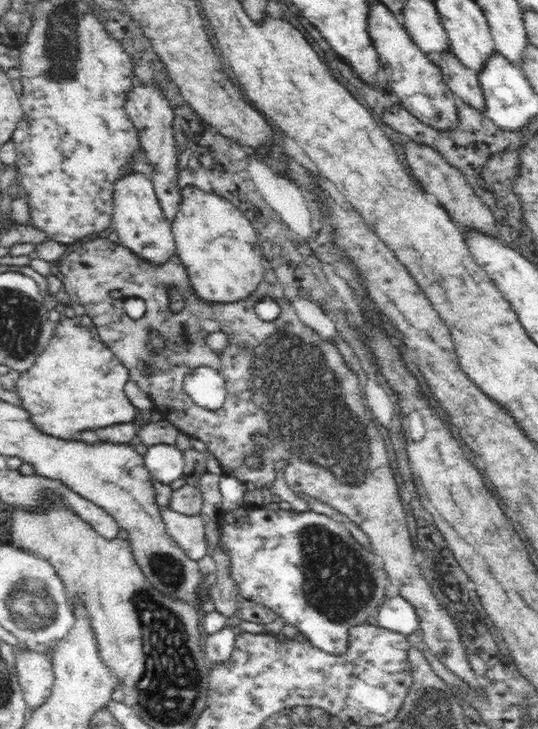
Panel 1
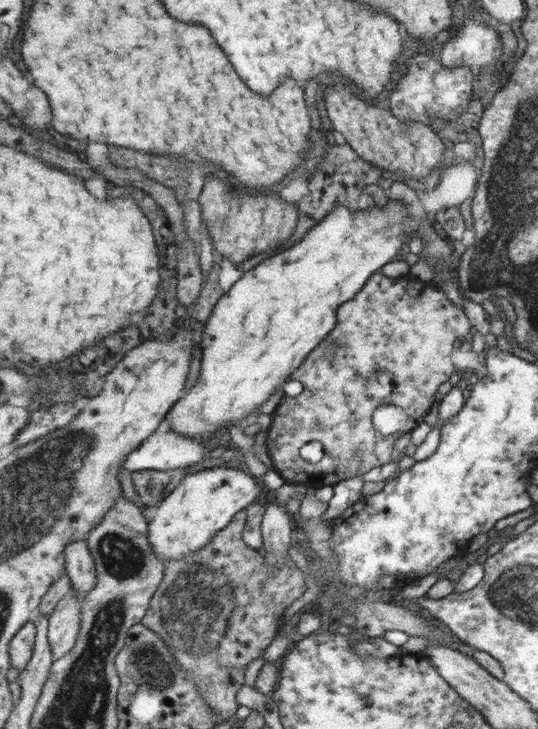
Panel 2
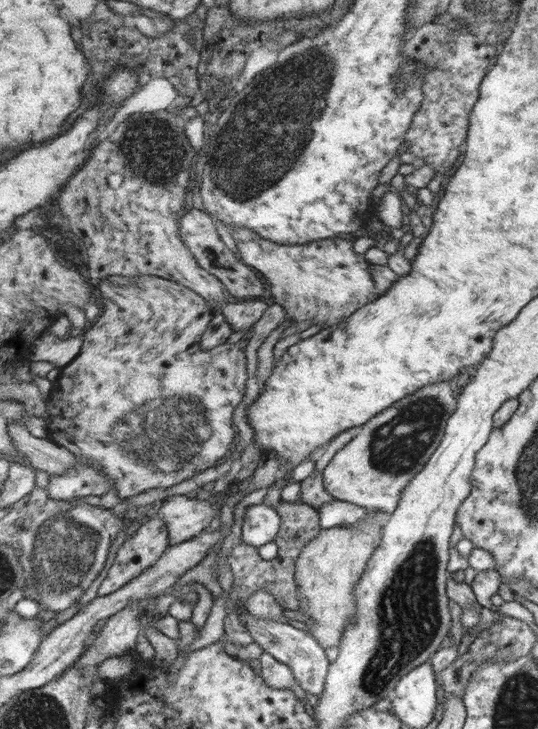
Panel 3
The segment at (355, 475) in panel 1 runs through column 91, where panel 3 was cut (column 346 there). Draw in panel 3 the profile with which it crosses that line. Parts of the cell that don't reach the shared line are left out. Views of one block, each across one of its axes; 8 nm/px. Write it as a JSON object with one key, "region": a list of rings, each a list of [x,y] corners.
{"region":[[[232,227],[230,232],[243,264],[263,274],[270,283],[275,306],[284,308],[295,322],[311,319],[330,329],[381,296],[370,274],[370,264],[354,252],[350,240],[330,237],[306,245],[286,246],[262,238],[246,227]]]}

